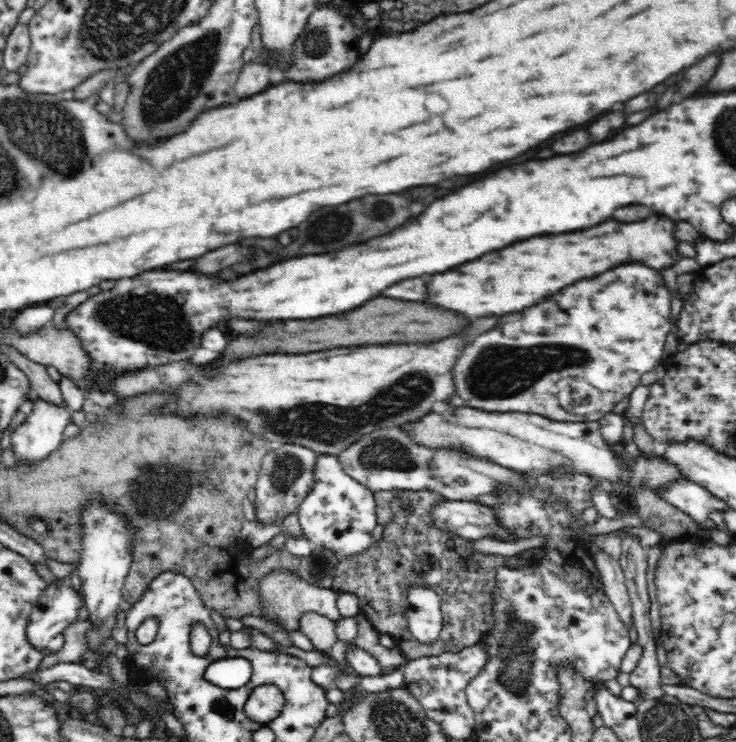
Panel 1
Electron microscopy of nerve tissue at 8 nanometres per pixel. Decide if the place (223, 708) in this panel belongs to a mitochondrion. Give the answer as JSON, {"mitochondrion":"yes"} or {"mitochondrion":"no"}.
{"mitochondrion":"no"}

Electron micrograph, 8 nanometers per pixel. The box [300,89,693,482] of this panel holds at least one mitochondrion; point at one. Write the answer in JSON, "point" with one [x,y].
{"point":[498,373]}

